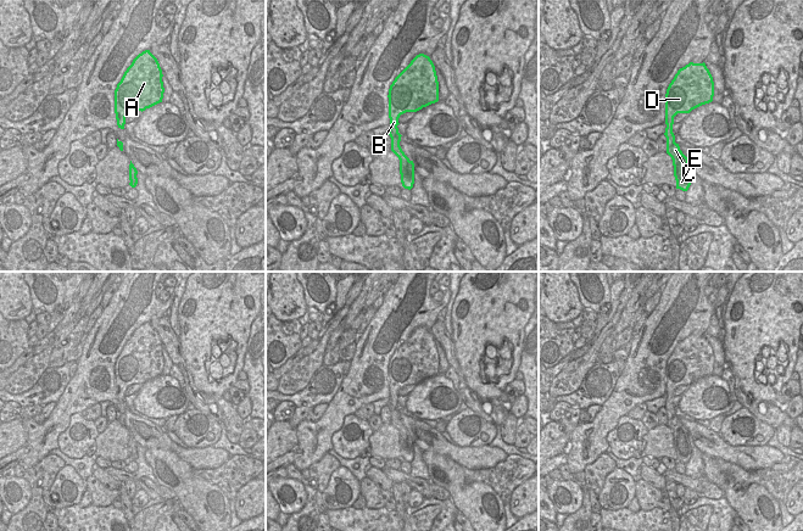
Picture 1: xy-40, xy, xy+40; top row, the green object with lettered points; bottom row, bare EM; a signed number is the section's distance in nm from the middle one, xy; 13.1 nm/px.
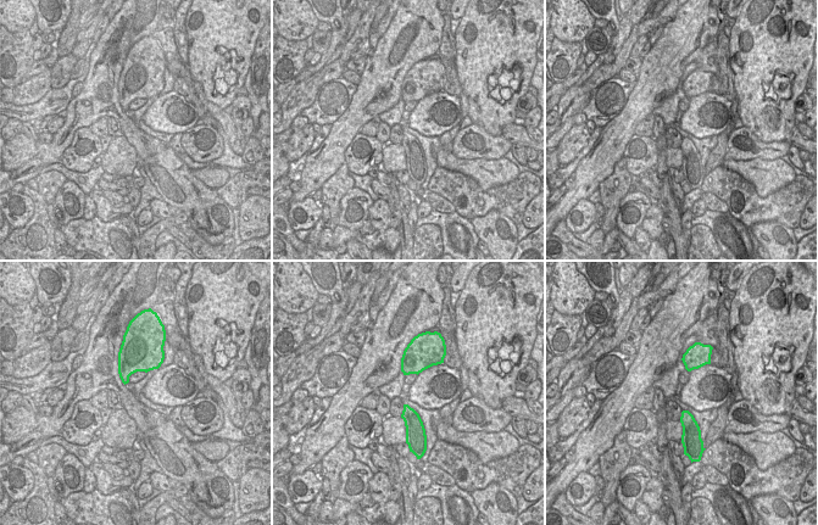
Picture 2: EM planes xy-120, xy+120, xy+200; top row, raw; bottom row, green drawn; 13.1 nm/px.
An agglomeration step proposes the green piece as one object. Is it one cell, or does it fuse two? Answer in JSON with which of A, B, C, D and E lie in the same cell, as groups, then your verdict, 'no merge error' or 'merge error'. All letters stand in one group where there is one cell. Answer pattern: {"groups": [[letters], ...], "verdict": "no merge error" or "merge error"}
{"groups": [["A", "B", "C", "D", "E"]], "verdict": "no merge error"}

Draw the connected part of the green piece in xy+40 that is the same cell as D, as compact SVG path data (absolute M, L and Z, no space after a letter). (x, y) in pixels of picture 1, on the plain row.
M690 335L680 341L669 357L665 367L665 410L667 426L673 432L676 462L687 464L691 458L688 431L675 415L673 406L674 390L677 386L690 386L692 382L709 376L714 369L713 350L706 336Z

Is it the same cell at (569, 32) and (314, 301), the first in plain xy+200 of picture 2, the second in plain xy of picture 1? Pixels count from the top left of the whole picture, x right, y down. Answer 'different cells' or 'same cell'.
different cells

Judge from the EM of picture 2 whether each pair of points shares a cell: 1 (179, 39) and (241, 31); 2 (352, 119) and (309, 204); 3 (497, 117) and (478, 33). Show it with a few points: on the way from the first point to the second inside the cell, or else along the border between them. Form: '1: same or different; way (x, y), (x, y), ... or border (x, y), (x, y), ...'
1: different; border (188, 12), (185, 17), (187, 65)
2: different; border (310, 195), (299, 201), (290, 201)
3: same; way (478, 96), (478, 54)

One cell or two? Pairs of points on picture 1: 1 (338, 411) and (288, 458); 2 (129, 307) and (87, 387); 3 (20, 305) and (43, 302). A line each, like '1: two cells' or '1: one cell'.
1: two cells
2: one cell
3: two cells

